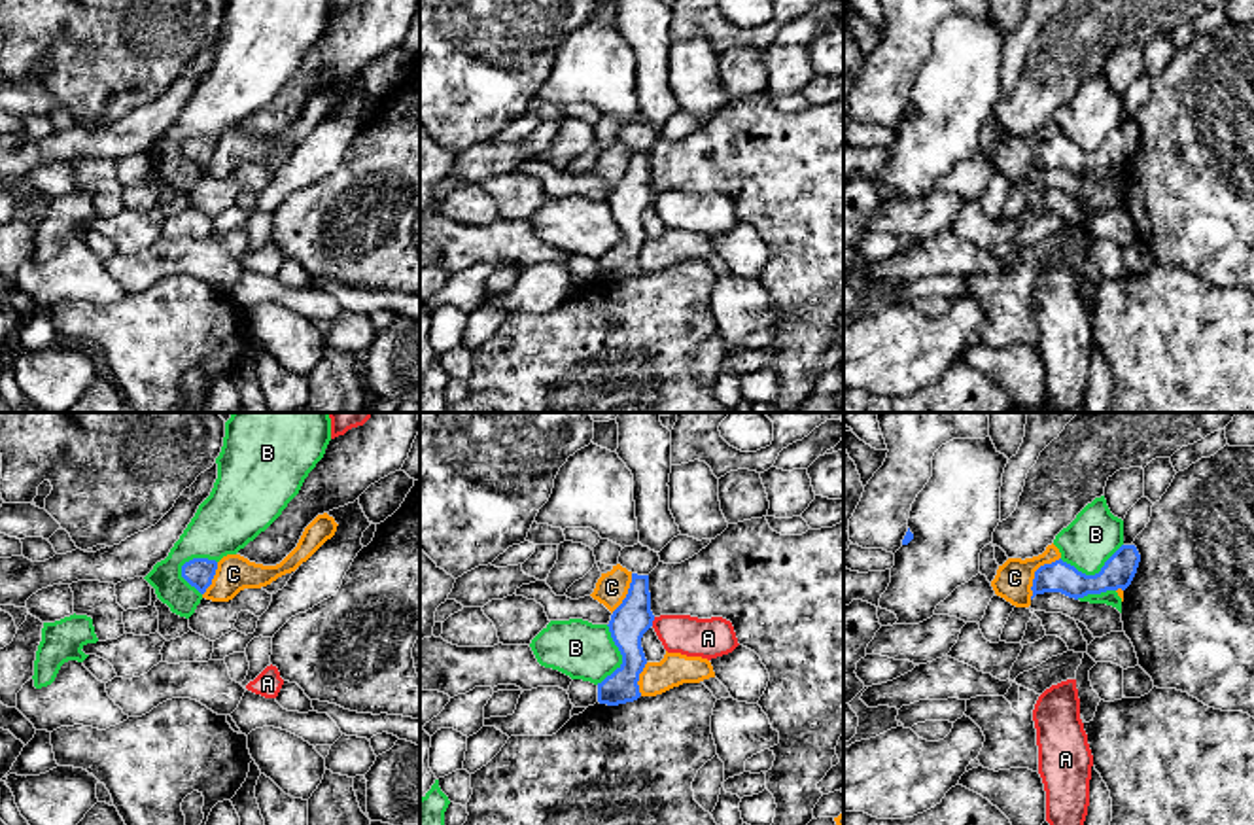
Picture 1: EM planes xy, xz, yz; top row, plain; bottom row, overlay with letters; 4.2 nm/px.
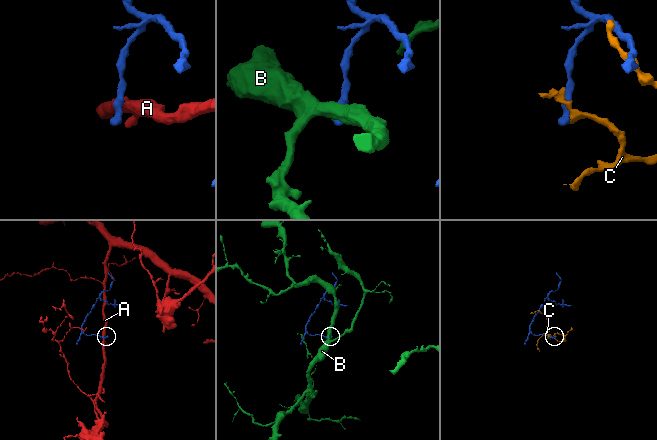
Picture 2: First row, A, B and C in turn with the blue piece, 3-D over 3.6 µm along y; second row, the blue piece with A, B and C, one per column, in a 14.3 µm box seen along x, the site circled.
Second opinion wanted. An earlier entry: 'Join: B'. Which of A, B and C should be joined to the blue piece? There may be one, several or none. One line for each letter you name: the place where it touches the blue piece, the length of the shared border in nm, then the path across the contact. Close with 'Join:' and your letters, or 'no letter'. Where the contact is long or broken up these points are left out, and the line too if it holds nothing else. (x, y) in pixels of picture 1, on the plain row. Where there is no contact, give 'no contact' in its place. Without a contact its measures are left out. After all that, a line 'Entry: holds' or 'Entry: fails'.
Join: no letter
Entry: fails

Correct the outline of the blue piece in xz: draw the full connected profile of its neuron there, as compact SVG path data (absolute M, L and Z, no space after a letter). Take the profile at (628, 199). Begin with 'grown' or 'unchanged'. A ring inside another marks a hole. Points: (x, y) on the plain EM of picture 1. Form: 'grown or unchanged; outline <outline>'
unchanged; outline M632 149L628 170L607 201L622 231L622 240L598 259L600 280L618 282L641 272L637 257L647 240L641 214L653 202L653 197L649 151Z

